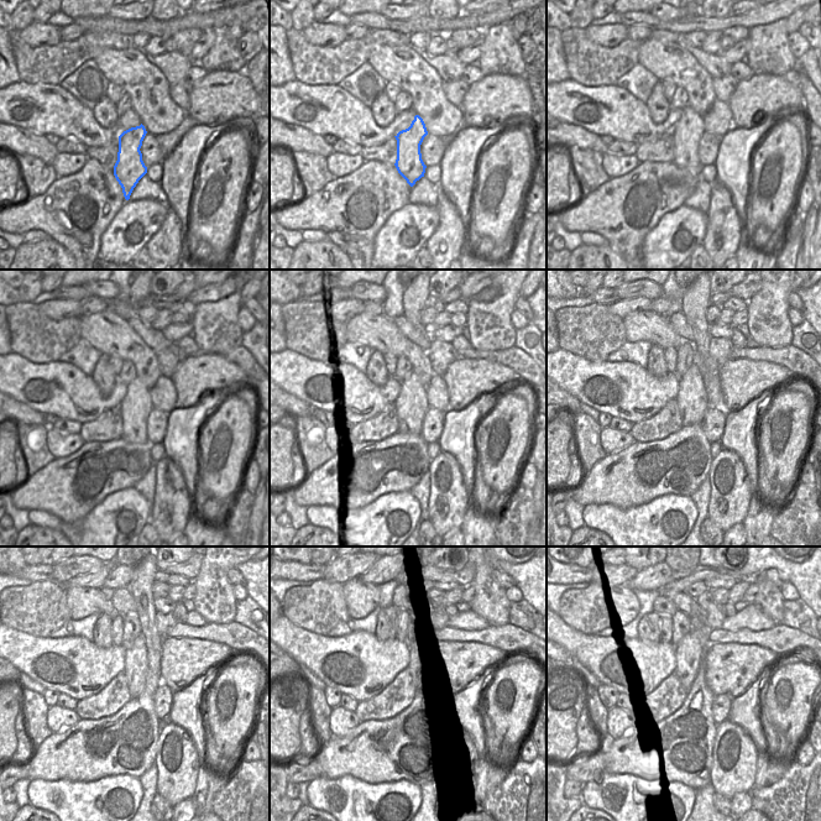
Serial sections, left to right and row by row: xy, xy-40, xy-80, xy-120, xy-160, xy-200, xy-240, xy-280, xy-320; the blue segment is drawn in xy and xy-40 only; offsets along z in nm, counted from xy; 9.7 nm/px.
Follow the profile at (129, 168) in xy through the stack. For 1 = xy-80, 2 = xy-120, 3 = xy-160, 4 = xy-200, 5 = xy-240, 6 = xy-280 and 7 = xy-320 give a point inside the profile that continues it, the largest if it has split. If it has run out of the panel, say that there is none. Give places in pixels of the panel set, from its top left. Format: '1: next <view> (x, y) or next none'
1: next xy-80 (688, 131)
2: next xy-120 (136, 406)
3: next xy-160 (412, 404)
4: next xy-200 (691, 398)
5: next xy-240 (136, 663)
6: next xy-280 (413, 648)
7: next xy-320 (691, 644)

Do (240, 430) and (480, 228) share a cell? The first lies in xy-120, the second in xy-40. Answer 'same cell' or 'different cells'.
same cell

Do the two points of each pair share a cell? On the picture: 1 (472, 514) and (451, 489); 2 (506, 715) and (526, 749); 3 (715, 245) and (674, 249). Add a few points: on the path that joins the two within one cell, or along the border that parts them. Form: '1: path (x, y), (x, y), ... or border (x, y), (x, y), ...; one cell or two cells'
1: border (471, 506), (459, 527); two cells
2: border (519, 747), (517, 756); two cells
3: border (707, 215), (706, 234), (701, 244); two cells

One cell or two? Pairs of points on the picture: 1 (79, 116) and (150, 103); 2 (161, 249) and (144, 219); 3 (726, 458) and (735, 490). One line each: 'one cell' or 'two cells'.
1: two cells
2: two cells
3: one cell

